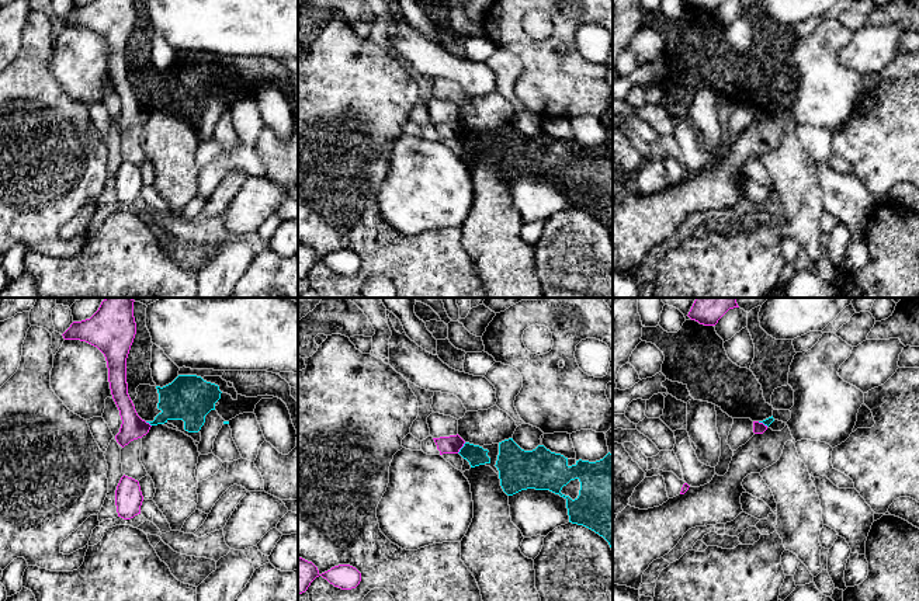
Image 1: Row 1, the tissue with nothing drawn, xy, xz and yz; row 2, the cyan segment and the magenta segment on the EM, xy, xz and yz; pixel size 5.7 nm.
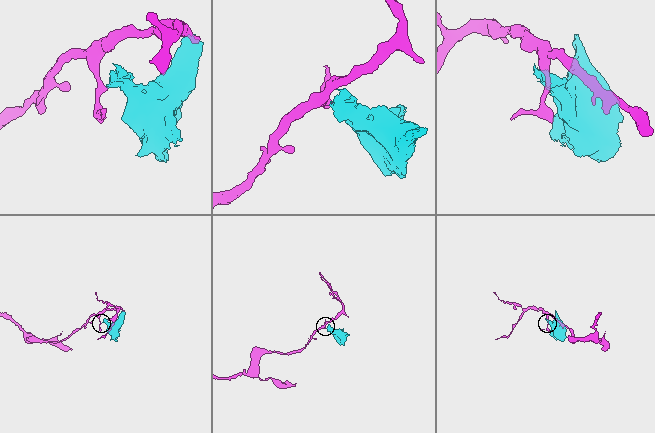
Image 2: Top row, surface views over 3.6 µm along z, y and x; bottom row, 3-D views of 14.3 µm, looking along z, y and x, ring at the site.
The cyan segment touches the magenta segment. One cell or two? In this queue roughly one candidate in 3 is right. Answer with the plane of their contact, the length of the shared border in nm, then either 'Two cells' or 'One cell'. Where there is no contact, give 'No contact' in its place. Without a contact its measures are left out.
Touches cyan in xz. Shared border 80 nm. Two cells

